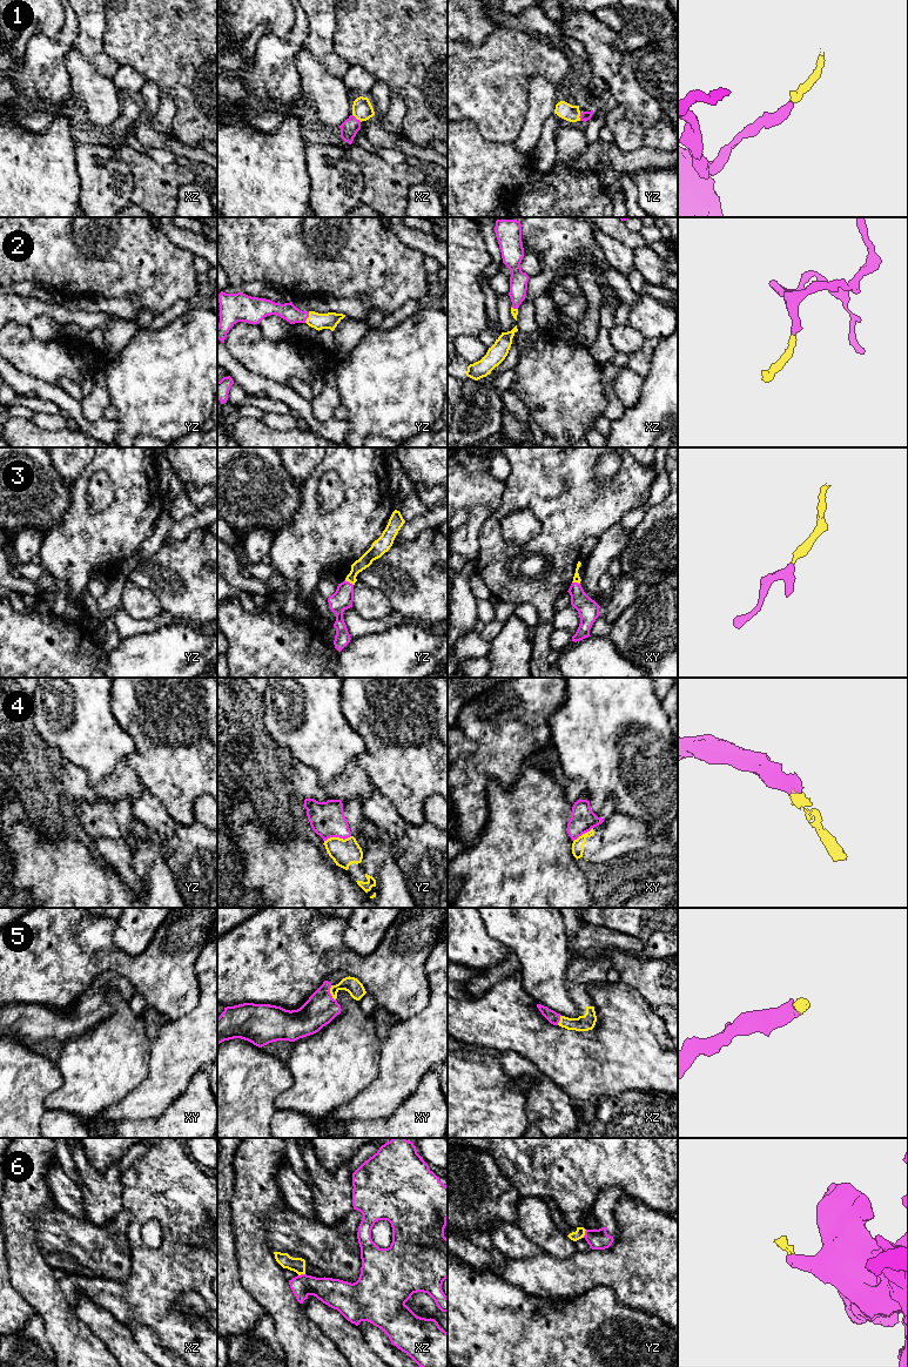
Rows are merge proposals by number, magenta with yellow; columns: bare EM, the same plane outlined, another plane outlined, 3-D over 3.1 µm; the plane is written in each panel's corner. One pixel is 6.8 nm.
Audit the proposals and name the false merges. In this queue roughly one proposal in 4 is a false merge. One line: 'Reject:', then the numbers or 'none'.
Reject: 4, 6

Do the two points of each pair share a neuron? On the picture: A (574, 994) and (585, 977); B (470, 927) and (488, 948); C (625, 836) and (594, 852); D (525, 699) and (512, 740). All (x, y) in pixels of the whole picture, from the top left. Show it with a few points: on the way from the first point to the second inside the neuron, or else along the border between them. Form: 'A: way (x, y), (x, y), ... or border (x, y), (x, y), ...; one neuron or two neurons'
A: way (578, 990), (582, 981); one neuron
B: way (471, 931), (483, 943); one neuron
C: way (618, 836), (602, 844); one neuron
D: way (518, 709), (512, 716), (512, 729); one neuron

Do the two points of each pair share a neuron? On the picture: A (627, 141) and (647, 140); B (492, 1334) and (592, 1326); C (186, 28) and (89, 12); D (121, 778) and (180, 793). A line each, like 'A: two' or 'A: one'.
A: one
B: one
C: two
D: two

